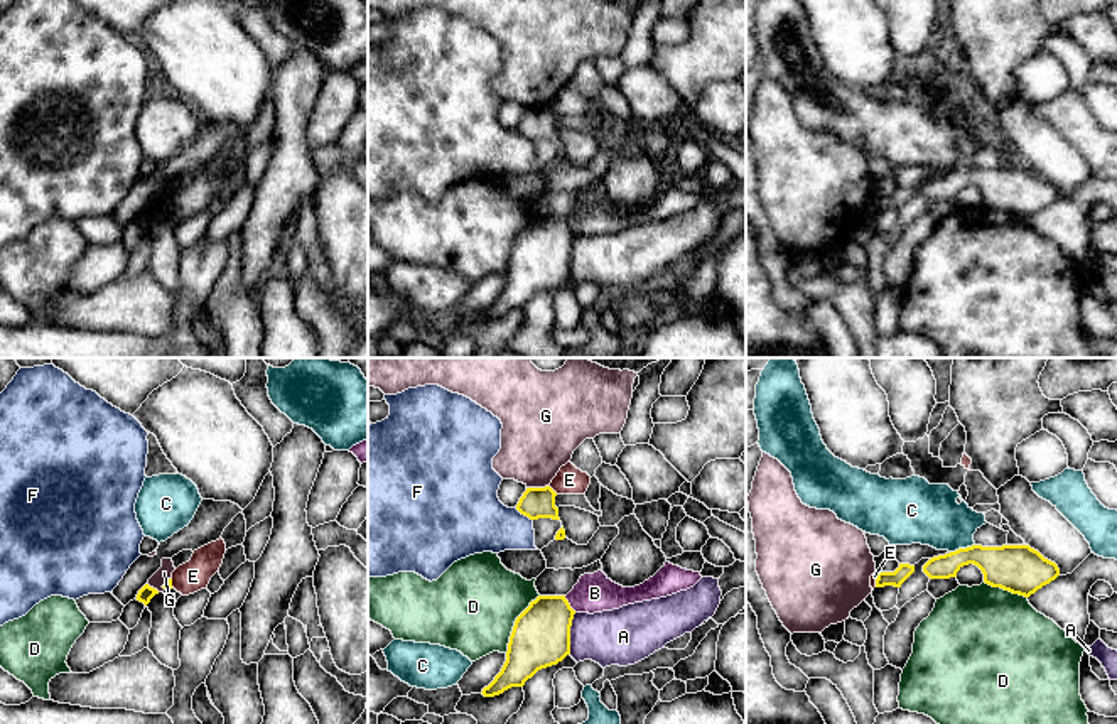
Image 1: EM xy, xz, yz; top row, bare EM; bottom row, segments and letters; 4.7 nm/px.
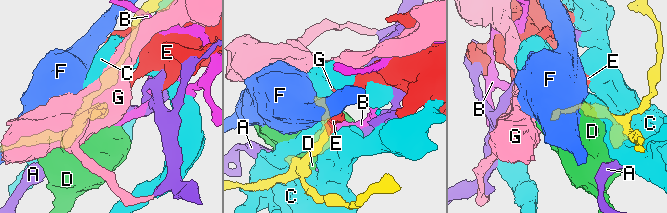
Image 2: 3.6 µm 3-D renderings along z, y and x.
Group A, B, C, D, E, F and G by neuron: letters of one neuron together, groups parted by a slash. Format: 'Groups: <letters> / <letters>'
Groups: A / B / C / D / E / F / G

